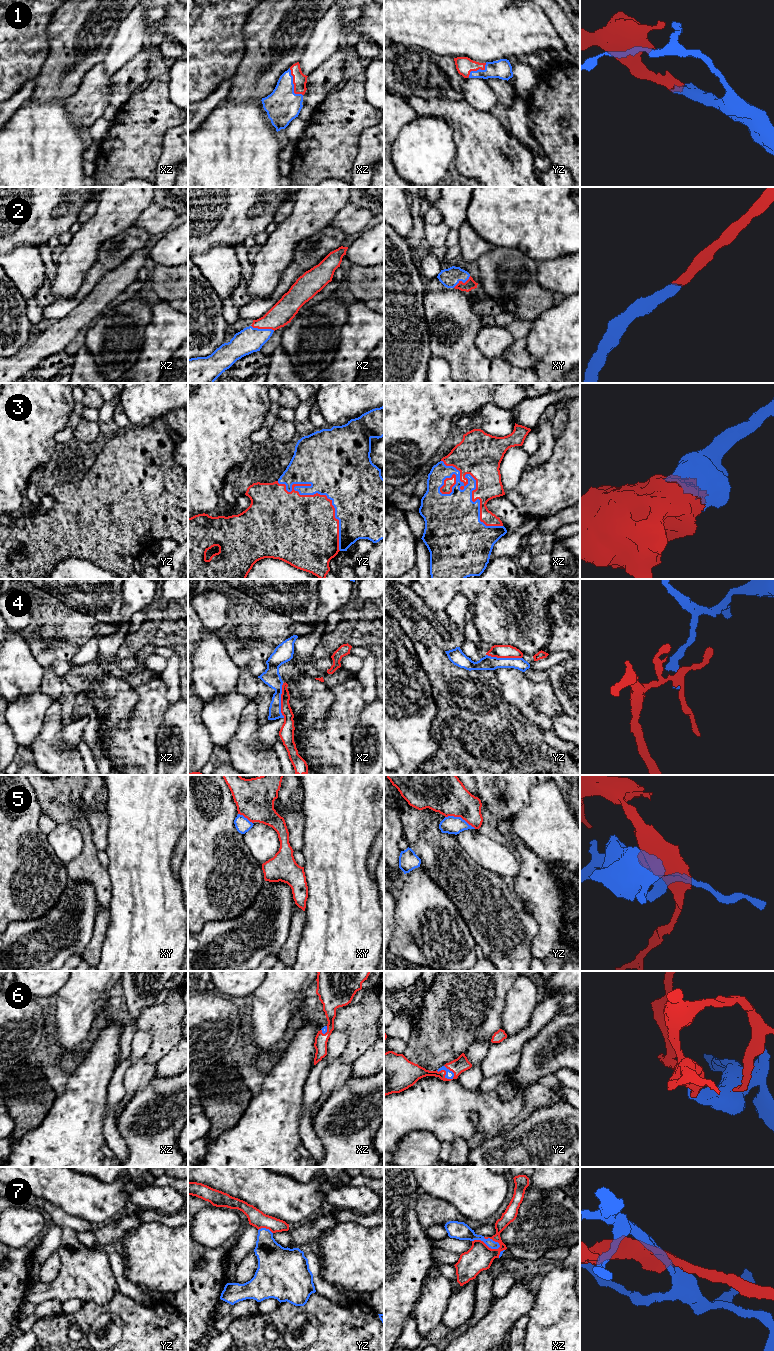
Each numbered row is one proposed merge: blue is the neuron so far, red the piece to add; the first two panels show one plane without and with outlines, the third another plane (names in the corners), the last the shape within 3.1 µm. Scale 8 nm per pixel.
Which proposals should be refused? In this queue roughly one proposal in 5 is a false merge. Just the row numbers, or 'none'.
4, 5, 7

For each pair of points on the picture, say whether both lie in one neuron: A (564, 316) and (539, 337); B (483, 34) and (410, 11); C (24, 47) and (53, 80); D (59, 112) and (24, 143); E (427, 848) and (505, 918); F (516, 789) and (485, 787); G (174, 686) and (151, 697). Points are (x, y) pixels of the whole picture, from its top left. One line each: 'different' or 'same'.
A: same
B: same
C: different
D: same
E: same
F: same
G: different

